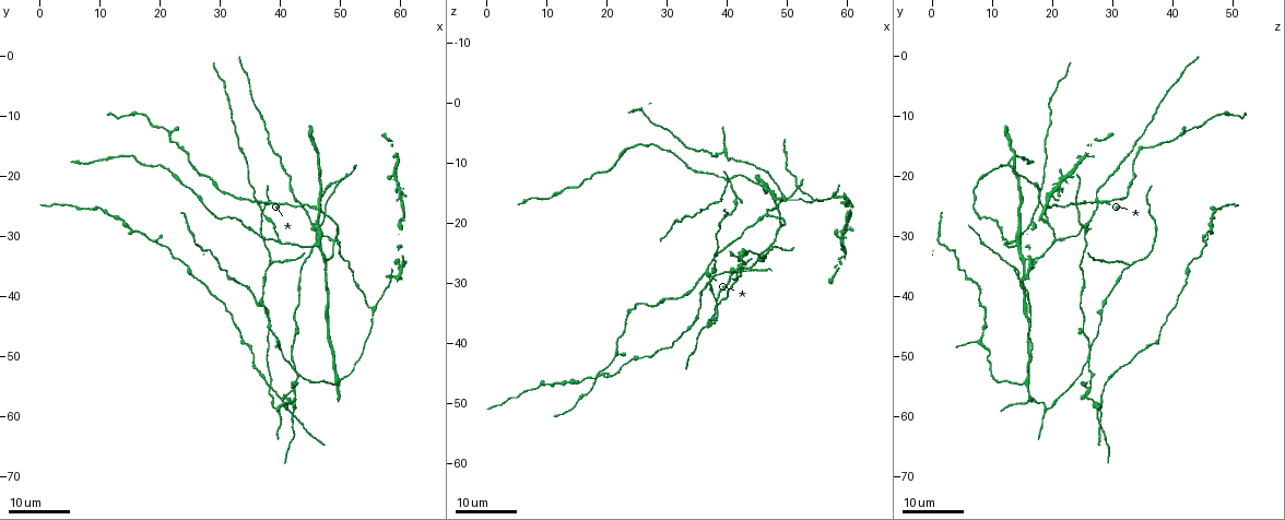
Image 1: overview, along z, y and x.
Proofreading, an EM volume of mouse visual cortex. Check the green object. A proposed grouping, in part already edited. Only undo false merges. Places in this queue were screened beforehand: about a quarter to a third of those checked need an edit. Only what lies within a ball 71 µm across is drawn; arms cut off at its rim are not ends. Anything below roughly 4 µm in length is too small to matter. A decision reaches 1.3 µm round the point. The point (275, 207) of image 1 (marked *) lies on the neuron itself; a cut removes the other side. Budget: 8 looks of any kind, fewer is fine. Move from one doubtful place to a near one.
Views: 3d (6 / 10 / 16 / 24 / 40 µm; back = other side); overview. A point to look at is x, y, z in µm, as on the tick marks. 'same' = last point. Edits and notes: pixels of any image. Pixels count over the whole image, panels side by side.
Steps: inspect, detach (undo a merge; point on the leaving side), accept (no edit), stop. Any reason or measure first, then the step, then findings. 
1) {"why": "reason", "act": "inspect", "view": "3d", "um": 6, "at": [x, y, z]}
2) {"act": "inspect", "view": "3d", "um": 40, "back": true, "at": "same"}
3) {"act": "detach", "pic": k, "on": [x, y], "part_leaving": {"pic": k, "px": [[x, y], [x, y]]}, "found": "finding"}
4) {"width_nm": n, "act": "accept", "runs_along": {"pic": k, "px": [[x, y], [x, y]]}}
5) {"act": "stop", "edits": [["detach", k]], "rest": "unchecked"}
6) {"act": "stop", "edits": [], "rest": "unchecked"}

{"why": "three-way junction", "act": "inspect", "view": "3d", "um": 16, "at": [47.5, 34.0, 15.5]}

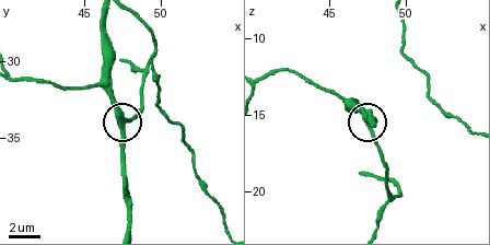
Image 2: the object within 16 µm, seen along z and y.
{"act": "inspect", "view": "3d", "um": 6, "at": "same"}

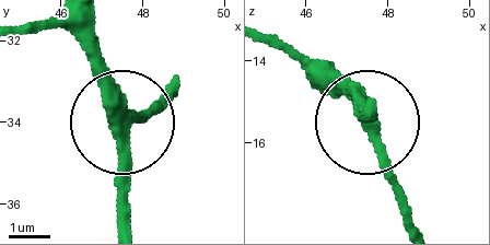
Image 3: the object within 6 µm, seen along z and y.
{"arms": 3, "act": "accept", "found": "continuous, no second neuron"}

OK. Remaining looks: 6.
{"why": "three-way junction", "act": "inspect", "view": "3d", "um": 16, "at": [40.0, 31.5, 13.0]}

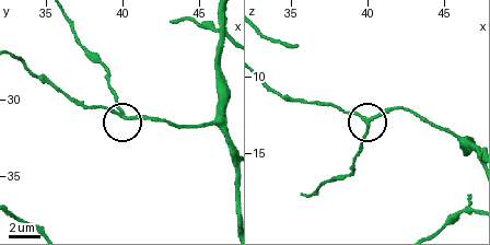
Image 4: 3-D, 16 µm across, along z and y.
{"act": "inspect", "view": "3d", "um": 6, "at": [40.0, 31.0, 13.0]}

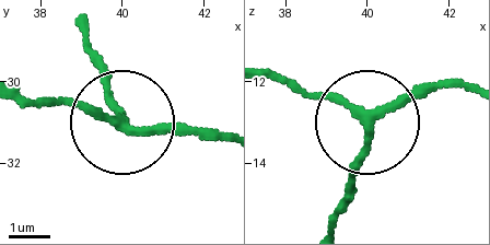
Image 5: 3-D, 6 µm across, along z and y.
{"arms": 3, "act": "accept", "runs_along": {"pic": 5, "px": [[464, 88], [422, 88], [380, 108], [331, 220]]}, "found": "one neuron here"}

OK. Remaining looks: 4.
{"why": "branch point", "act": "inspect", "view": "3d", "um": 24, "at": [37.0, 24.5, 28.5]}

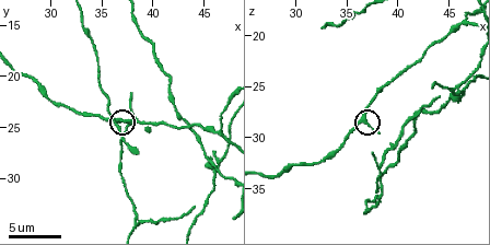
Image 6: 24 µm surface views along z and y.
{"why": "closer look", "act": "inspect", "view": "3d", "um": 10, "at": [36.8, 24.2, 28.0]}

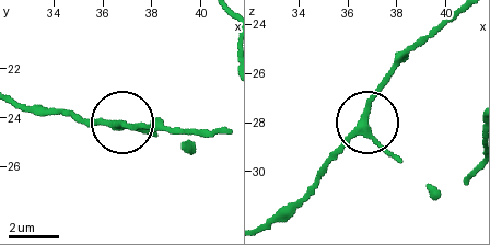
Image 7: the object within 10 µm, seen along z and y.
{"width_nm": 240, "act": "accept", "found": "continuous, no second neuron"}

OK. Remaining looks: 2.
{"why": "a fork", "act": "inspect", "view": "3d", "um": 6, "at": [38.2, 35.0, 32.8]}

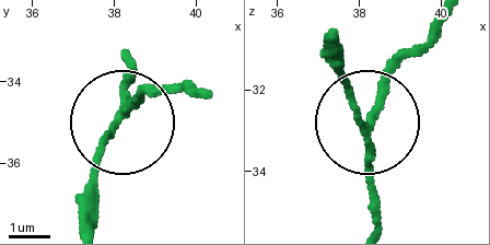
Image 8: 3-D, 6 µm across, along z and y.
{"side_arm_um": 18, "act": "detach", "pic": 8, "on": [138, 96], "part_leaving": {"pic": 8, "px": [[125, 115], [156, 93], [195, 93]]}, "found": "a second neuron is stuck on"}

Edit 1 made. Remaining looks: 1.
{"act": "stop", "edits": [["detach", 8]], "rest": "unchecked"}

